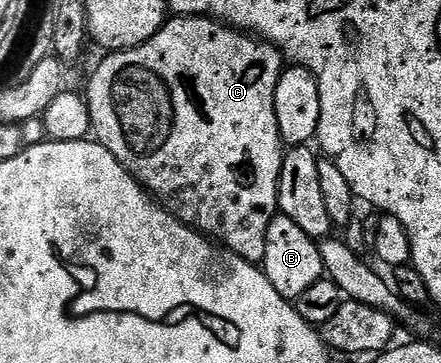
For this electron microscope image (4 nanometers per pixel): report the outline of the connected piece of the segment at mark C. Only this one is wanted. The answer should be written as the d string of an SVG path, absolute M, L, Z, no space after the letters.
M191 16L174 19L171 19L166 27L157 32L147 44L129 50L118 50L107 55L102 60L98 70L89 77L90 96L88 95L88 103L93 135L96 137L97 143L106 147L137 178L138 183L151 196L161 201L177 220L193 228L194 231L201 232L203 236L217 242L221 247L229 248L237 256L243 256L244 259L250 260L253 264L261 265L266 258L270 224L280 212L278 209L278 187L281 184L283 187L284 184L284 176L282 180L284 141L278 125L278 111L276 110L278 84L284 75L284 67L282 68L283 49L277 44L255 38L237 27L227 26L214 18Z

